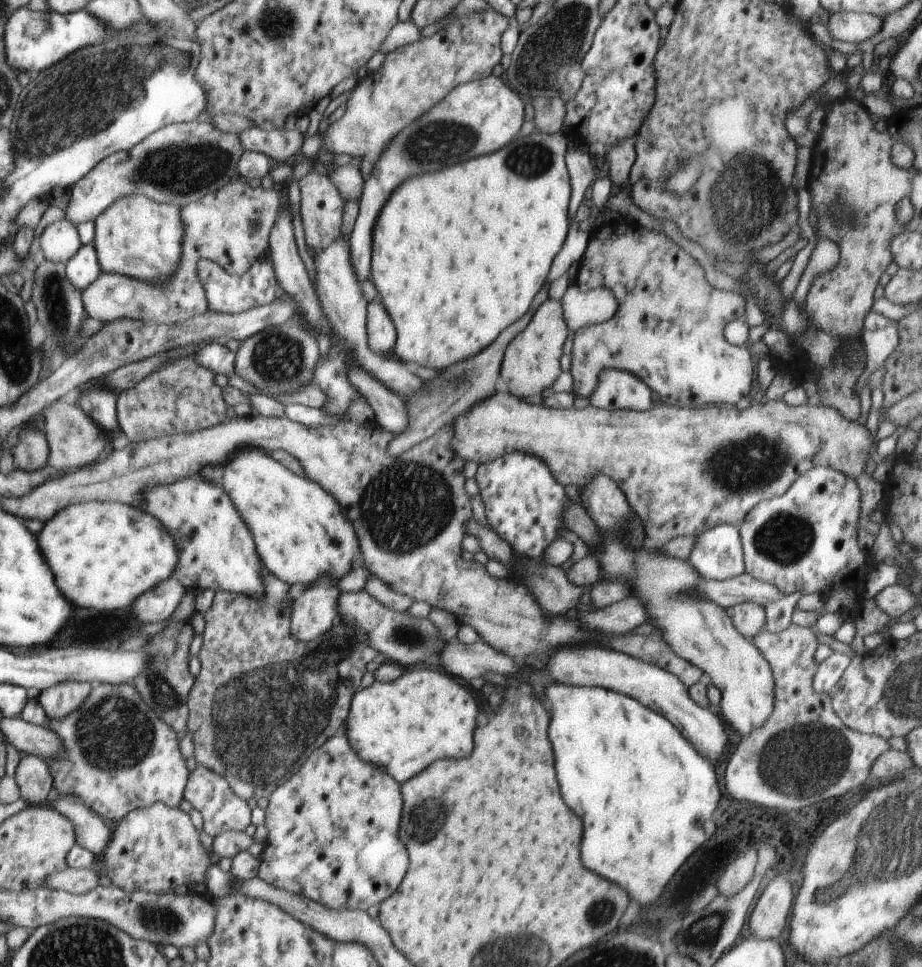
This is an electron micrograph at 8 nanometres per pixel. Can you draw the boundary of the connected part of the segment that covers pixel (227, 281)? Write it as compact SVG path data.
M266 257L260 258L239 277L228 274L222 266L206 259L198 261L197 273L207 296L209 310L217 313L237 315L251 308L269 305L275 301L276 288L279 287L273 264Z

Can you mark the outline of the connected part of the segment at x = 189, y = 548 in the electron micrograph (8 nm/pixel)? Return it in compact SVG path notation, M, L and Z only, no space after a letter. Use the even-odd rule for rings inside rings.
M194 474L183 479L178 479L166 486L146 486L146 512L162 522L162 526L170 532L170 536L176 546L178 562L171 574L180 584L188 590L192 588L204 588L217 591L230 591L233 593L244 593L259 599L263 597L263 580L261 579L261 568L264 564L257 553L253 536L250 529L246 528L242 517L234 508L230 497L219 485L210 482Z

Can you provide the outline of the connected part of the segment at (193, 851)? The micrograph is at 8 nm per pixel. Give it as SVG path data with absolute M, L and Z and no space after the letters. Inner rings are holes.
M163 802L129 812L120 822L112 825L112 836L102 860L112 884L126 892L148 891L149 893L173 892L178 886L203 883L204 873L211 865L208 852L198 839L199 832L192 825L190 815L179 807L169 807Z

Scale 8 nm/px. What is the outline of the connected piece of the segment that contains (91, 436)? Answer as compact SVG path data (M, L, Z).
M70 397L60 398L50 404L50 408L42 411L42 431L49 444L47 467L59 476L75 472L86 466L91 466L96 460L103 457L109 450L120 431L103 431L102 427L84 410L74 399Z

